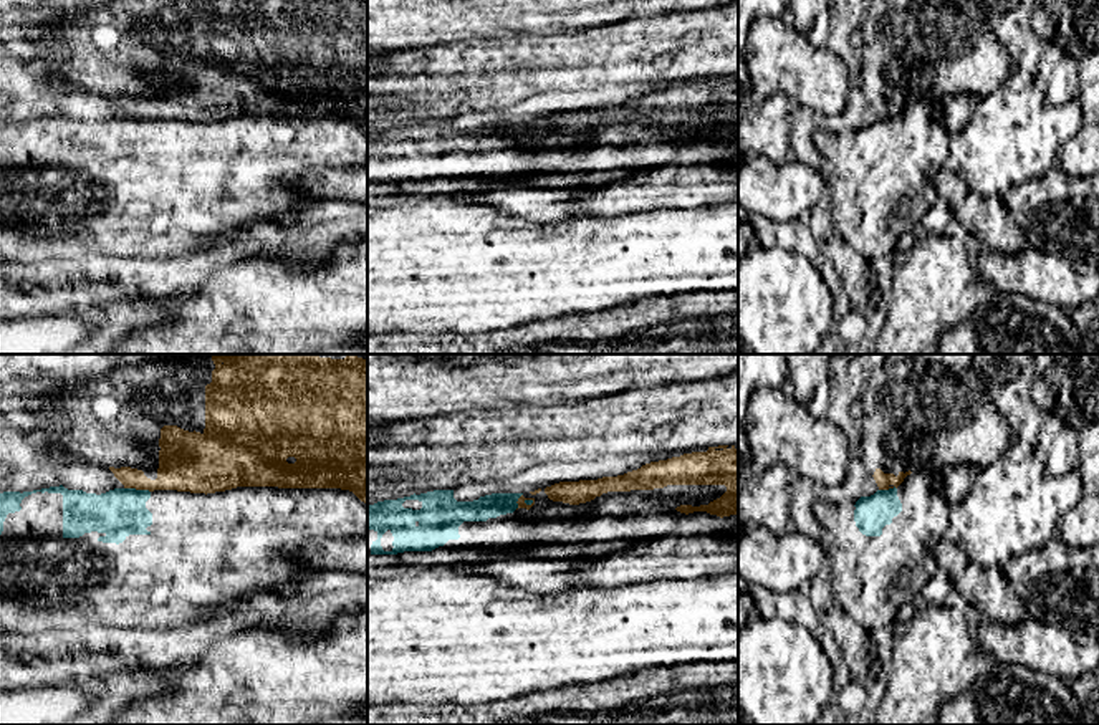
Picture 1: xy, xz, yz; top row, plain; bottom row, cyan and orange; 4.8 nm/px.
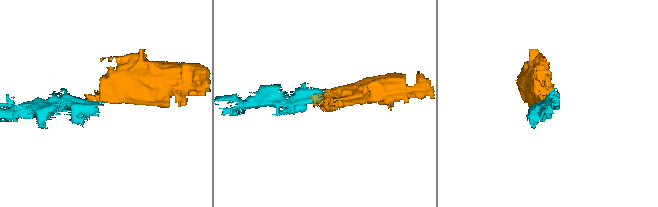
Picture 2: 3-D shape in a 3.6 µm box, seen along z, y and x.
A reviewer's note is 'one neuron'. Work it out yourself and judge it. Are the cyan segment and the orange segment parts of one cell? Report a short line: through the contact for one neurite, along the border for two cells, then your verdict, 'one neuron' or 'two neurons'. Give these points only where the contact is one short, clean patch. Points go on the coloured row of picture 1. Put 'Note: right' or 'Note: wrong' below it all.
xy (124, 487), (149, 492) | two neurons
Note: wrong

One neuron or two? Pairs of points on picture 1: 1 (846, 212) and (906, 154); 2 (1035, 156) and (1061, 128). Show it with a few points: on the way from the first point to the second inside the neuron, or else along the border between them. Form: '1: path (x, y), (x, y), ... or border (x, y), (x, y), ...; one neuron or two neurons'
1: path (861, 197), (891, 168); one neuron
2: path (1040, 149), (1055, 134); one neuron

